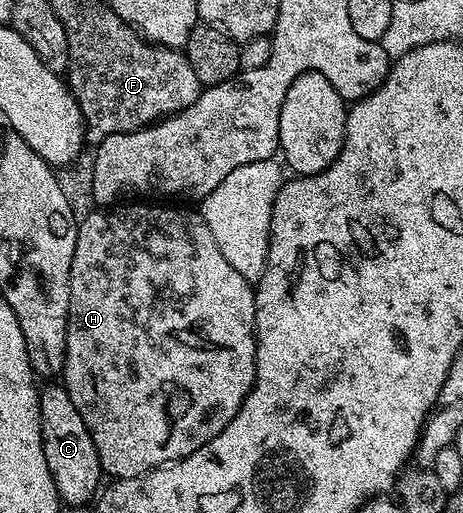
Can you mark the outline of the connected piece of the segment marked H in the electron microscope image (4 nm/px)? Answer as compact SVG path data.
M135 200L132 202L135 202L132 206L116 204L106 208L92 209L92 214L84 222L82 219L78 223L77 248L73 252L73 264L71 265L71 291L69 292L65 360L63 361L63 372L61 375L61 385L69 392L69 400L73 400L77 412L81 412L81 420L85 420L85 428L89 432L89 436L93 436L93 444L97 448L97 456L99 457L99 463L103 466L104 475L110 476L115 480L132 478L138 474L156 470L158 466L165 466L169 462L180 462L185 456L197 452L197 448L201 448L201 444L213 440L213 436L217 436L217 432L221 432L225 428L225 424L229 424L229 420L233 420L233 416L237 416L245 396L249 393L251 387L255 385L255 290L252 283L248 282L245 276L241 276L241 272L237 272L237 268L233 268L233 264L229 264L229 260L225 260L225 256L221 256L221 248L217 248L217 240L213 240L213 232L209 232L209 224L205 224L203 215L198 209L178 210L177 207L171 206L175 204L142 206L139 203L142 201Z

